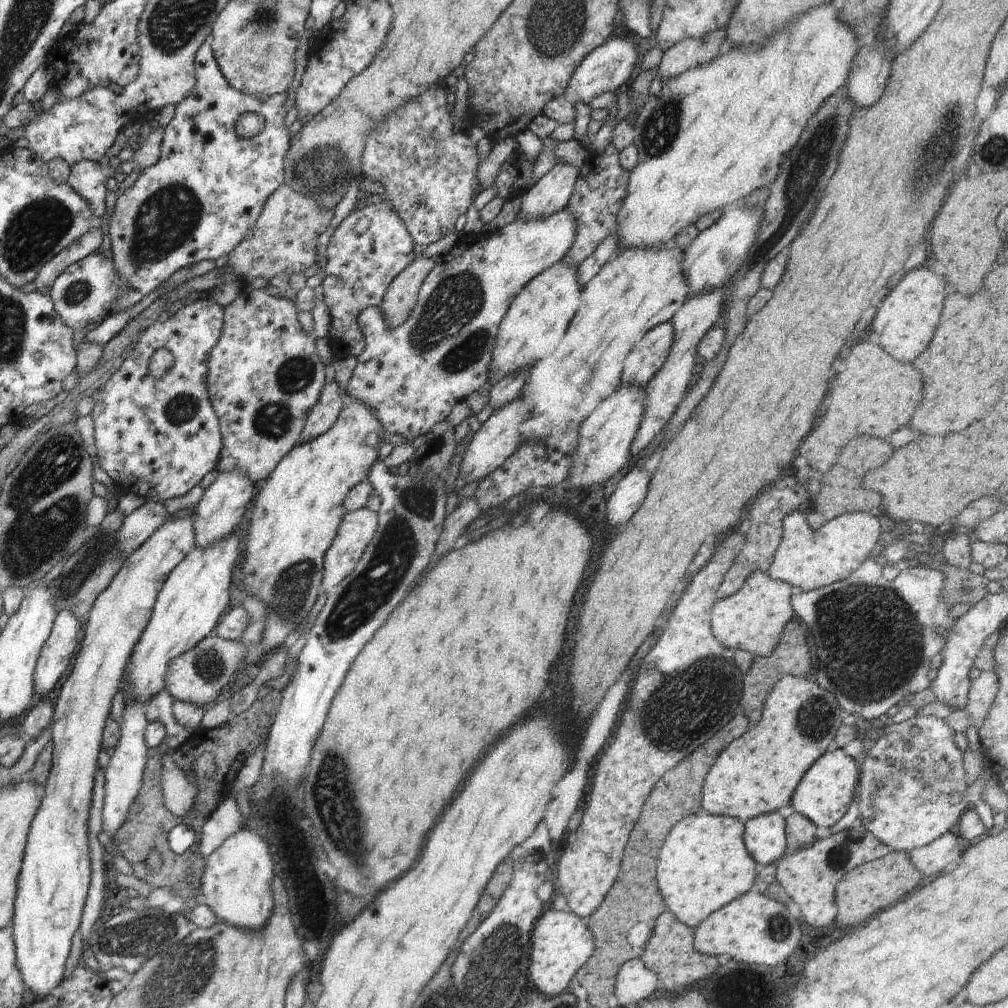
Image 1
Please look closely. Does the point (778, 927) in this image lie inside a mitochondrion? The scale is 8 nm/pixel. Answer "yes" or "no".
yes

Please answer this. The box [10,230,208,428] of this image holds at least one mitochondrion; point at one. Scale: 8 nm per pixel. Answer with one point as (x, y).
(77, 292)

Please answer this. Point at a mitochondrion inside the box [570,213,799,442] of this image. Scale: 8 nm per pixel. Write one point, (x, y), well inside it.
(748, 267)

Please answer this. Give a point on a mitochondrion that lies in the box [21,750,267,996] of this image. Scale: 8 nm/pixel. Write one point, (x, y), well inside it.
(137, 939)

